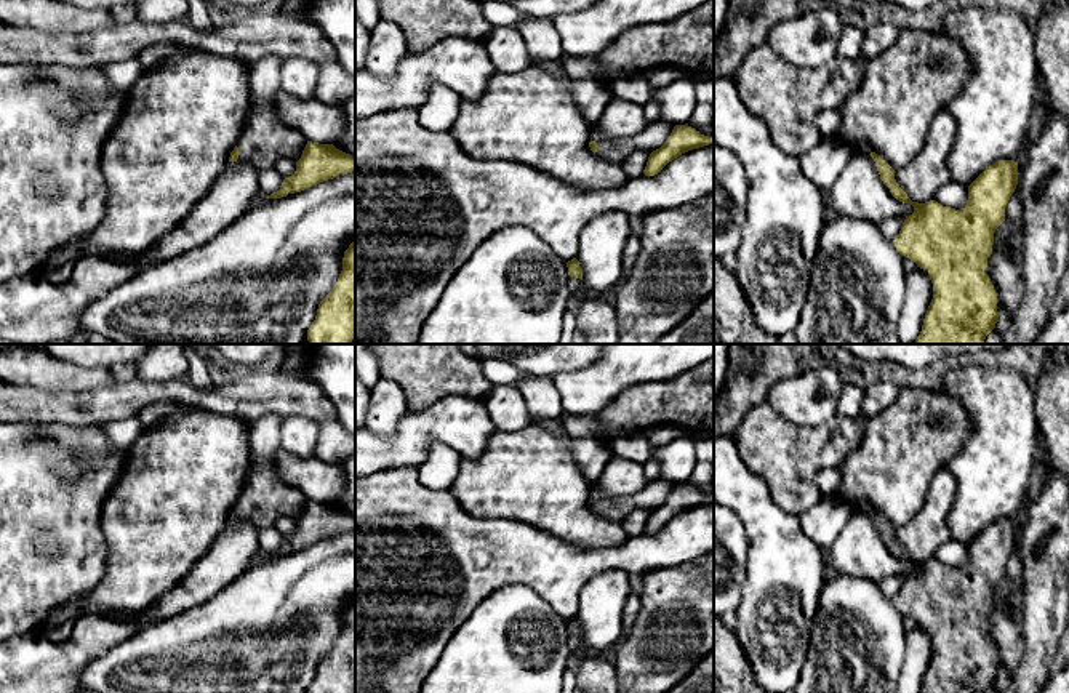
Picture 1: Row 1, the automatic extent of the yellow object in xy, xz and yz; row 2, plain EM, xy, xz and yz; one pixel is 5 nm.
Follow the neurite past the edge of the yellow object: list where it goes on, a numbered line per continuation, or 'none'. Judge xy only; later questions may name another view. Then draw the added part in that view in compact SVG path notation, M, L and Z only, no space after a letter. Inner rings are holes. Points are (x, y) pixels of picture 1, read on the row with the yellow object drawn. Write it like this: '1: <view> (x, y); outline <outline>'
1: xy (264, 141); outline M277 56L248 66L253 102L237 147L238 160L250 162L259 171L275 168L282 158L298 162L307 144L302 133L285 126L277 117L272 98L280 90L280 67L282 58Z

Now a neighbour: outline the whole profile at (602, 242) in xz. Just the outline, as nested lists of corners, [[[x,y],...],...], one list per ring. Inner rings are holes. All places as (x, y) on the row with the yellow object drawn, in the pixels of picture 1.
[[[619,211],[603,213],[581,230],[576,259],[587,294],[597,296],[615,288],[623,278],[623,256],[629,237],[629,216]]]

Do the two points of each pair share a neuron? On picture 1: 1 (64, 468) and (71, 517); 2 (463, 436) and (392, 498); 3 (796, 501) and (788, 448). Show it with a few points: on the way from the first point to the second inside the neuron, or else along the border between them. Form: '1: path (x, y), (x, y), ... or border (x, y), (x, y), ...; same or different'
1: border (39, 453), (68, 479), (76, 479), (88, 466); different
2: border (416, 468), (394, 468), (380, 472); different
3: path (792, 488), (788, 461); same

